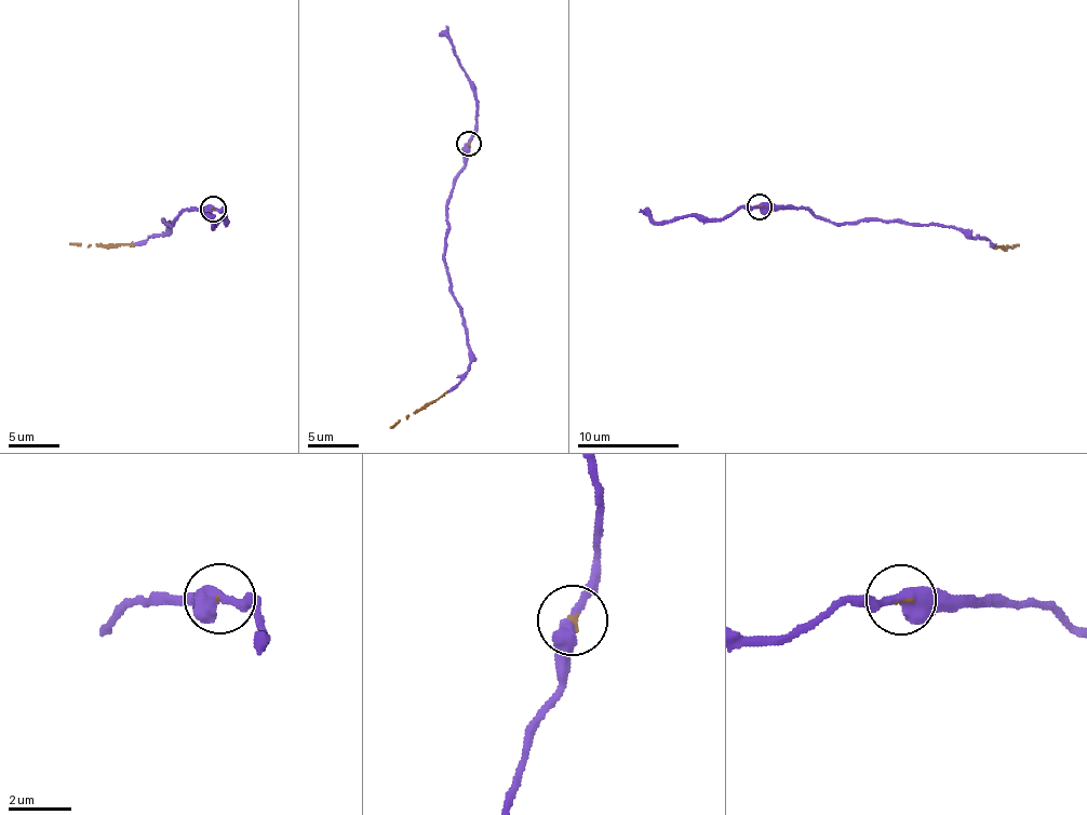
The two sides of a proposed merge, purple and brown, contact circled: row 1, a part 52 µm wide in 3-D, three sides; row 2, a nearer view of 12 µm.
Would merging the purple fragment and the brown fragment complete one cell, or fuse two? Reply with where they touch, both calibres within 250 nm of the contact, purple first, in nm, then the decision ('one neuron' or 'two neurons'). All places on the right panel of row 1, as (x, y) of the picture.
place (760, 206); calibres 460 and 90 nm; one neuron

